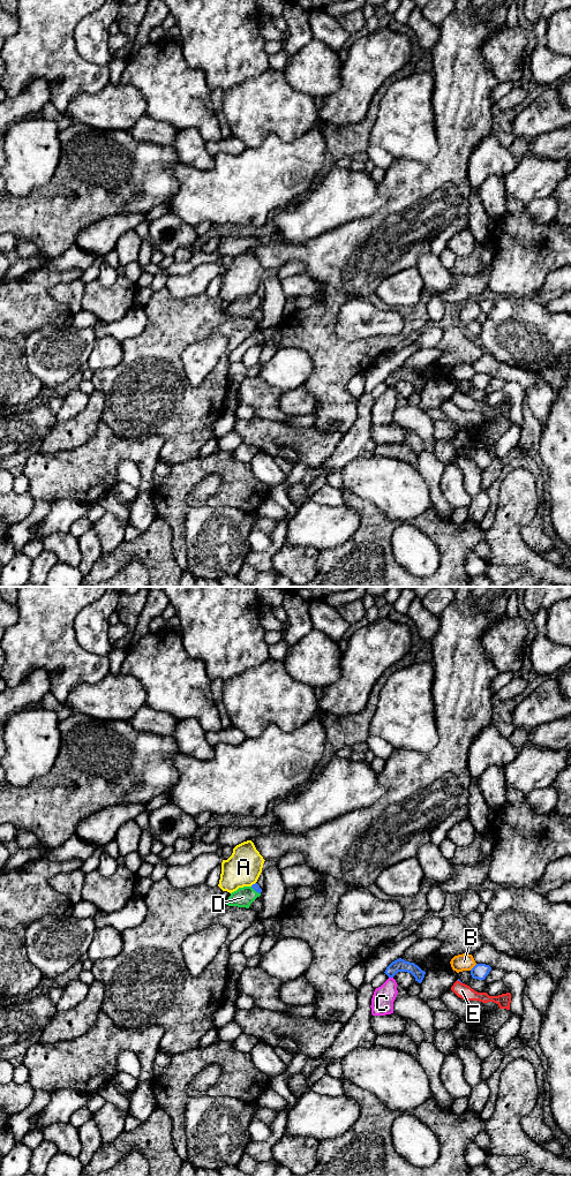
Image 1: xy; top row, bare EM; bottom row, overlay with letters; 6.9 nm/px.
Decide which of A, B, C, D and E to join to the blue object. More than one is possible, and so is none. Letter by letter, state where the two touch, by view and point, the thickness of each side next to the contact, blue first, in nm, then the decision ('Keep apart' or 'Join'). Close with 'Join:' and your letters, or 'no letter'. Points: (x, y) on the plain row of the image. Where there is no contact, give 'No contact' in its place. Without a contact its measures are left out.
A: Touches blue at xy (253, 294). Thickness 50 nm (blue) against 240 nm. Keep apart
B: Touches blue at xy (474, 376). Thickness 110 nm (blue) against 120 nm. Keep apart
C: Touches blue at xy (391, 386). Thickness 90 nm (blue) against 160 nm. Keep apart
D: Touches blue at xy (255, 300). Thickness 50 nm (blue) against 140 nm. Join
E: Touches blue at xy (459, 390). Thickness 20 nm (blue) against 100 nm. Keep apart
Join: D

